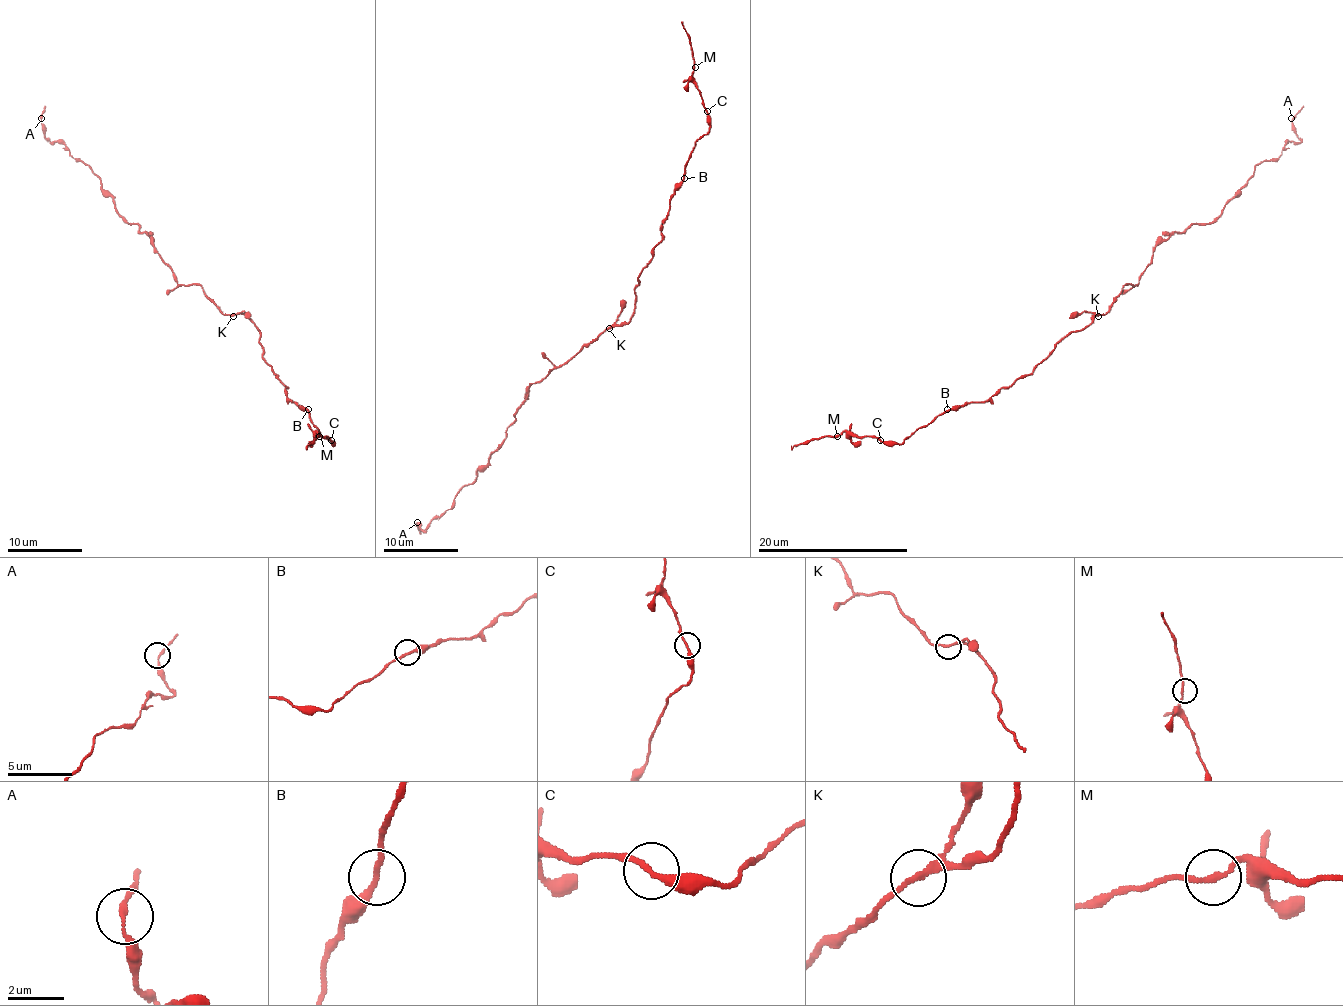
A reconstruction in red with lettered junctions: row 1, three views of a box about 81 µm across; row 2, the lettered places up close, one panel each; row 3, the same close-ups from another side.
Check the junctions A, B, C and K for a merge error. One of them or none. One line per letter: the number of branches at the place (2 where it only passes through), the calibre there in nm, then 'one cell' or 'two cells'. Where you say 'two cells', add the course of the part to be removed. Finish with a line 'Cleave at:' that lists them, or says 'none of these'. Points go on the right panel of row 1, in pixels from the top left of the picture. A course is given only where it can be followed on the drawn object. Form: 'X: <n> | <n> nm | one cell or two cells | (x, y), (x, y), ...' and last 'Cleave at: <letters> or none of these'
A: 2 | 170 nm | one cell
B: 2 | 200 nm | one cell
C: 2 | 200 nm | one cell
K: 2 | 190 nm | one cell
Cleave at: none of these

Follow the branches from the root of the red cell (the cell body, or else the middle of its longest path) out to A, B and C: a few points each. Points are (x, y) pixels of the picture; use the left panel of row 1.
A: (233, 314), (224, 314), (199, 285), (177, 282), (152, 240), (117, 210), (102, 180), (45, 137), (41, 118)
B: (233, 314), (244, 314), (256, 325), (263, 359), (286, 385), (286, 394), (308, 409)
C: (233, 314), (244, 314), (256, 325), (263, 359), (286, 385), (286, 394), (331, 440)

